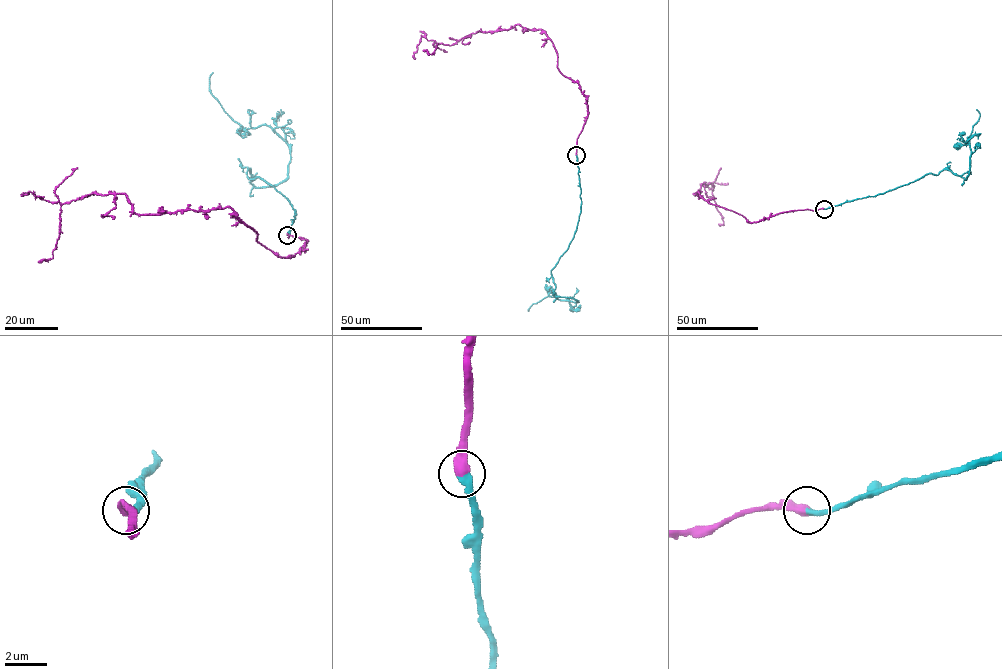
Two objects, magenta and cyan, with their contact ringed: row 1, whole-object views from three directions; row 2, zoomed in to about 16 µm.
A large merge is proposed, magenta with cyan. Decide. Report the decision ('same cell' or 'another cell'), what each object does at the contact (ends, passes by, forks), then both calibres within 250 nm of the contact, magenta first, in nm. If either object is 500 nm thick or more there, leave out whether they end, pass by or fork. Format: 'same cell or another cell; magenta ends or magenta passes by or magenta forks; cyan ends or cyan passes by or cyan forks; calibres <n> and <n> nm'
same cell; magenta ends; cyan ends; calibres 480 and 320 nm

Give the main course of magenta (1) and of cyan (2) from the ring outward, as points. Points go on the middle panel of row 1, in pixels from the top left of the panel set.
1: (576, 155), (586, 96), (559, 70), (545, 32), (515, 24), (437, 43), (432, 54), (423, 50)
2: (576, 155), (580, 213), (573, 239), (551, 275), (556, 296), (577, 301), (547, 296), (530, 307)

